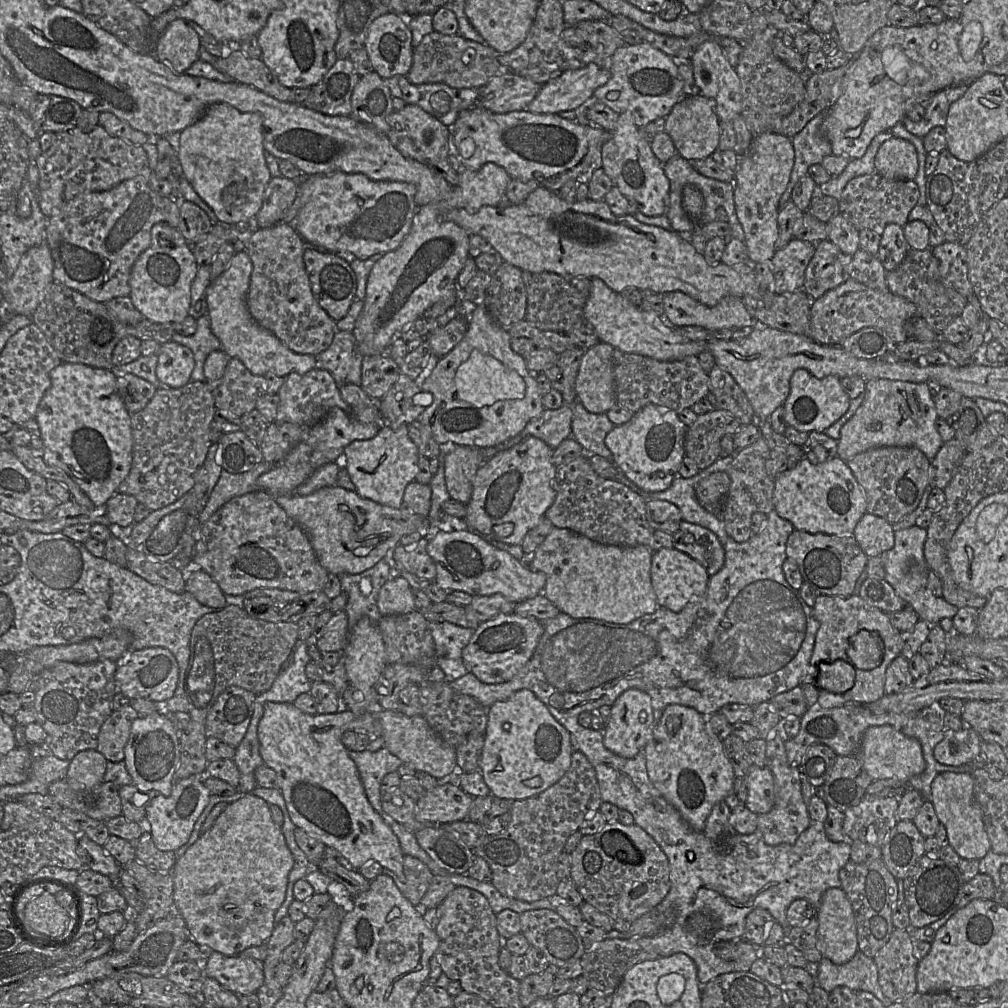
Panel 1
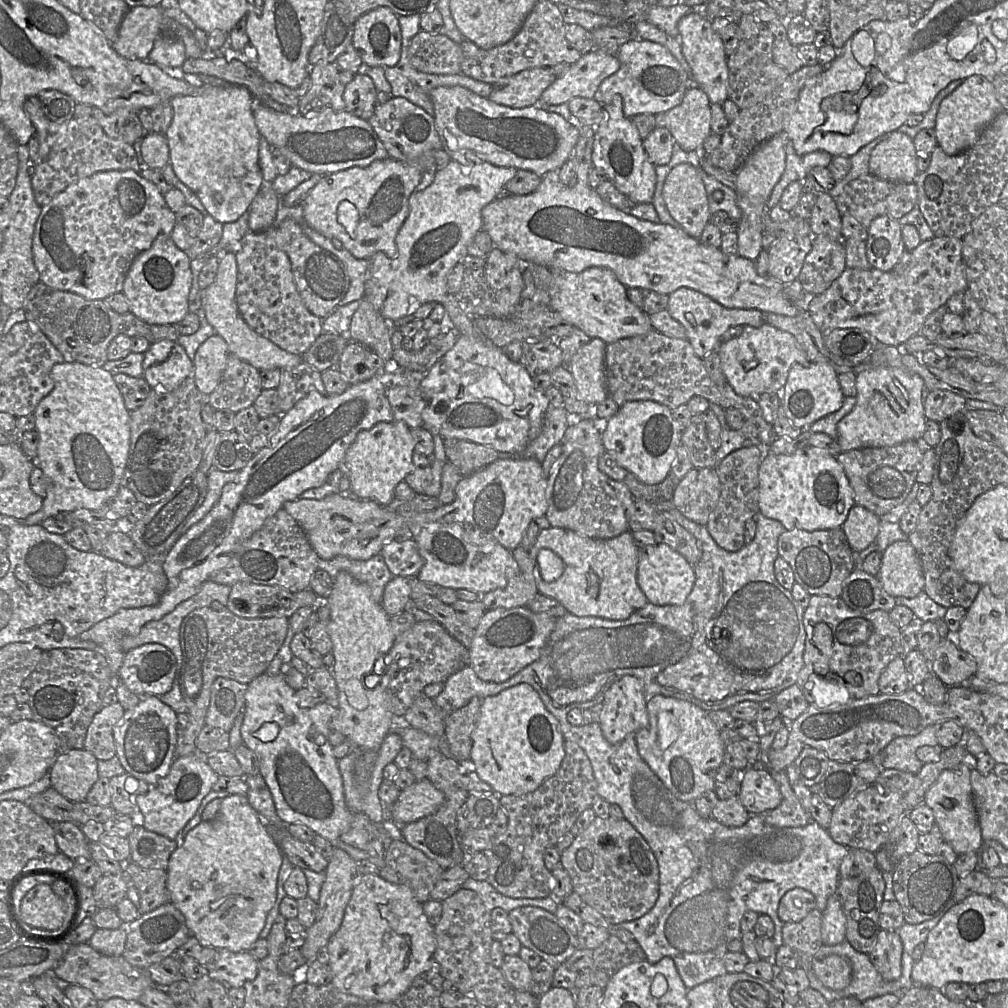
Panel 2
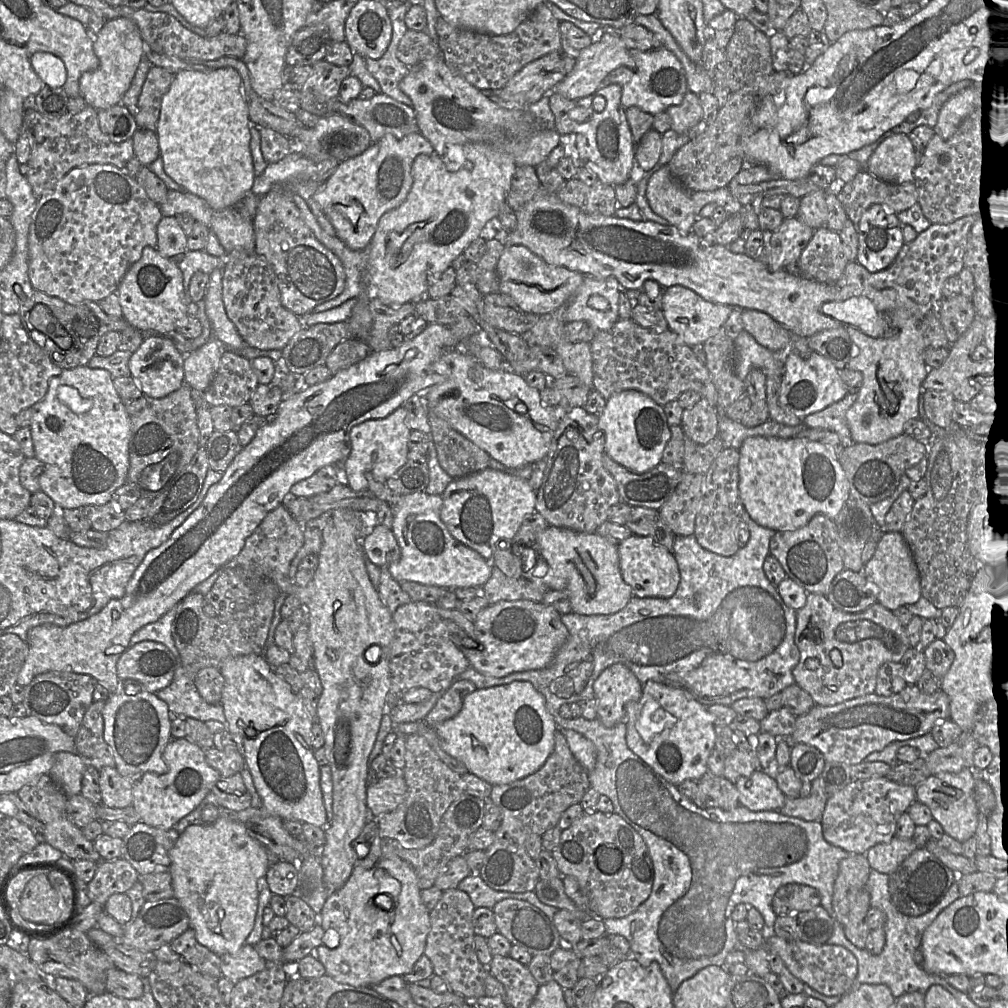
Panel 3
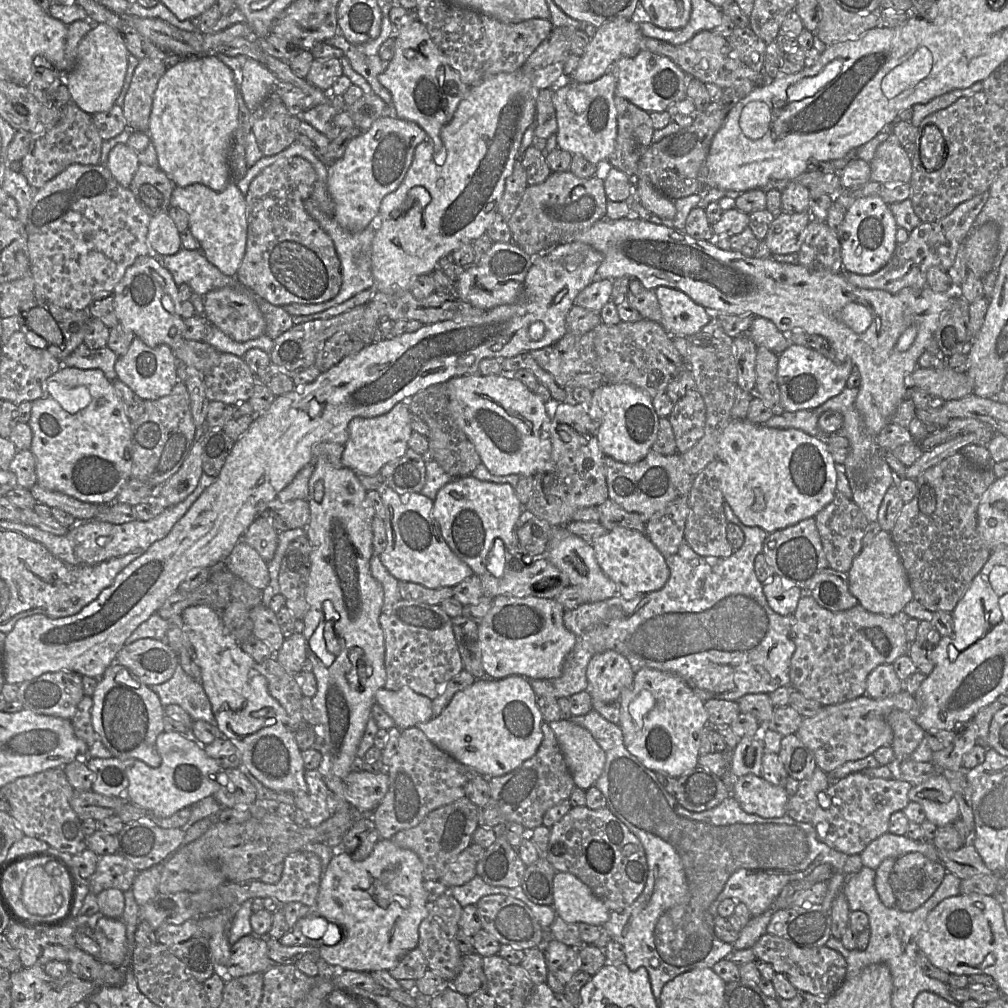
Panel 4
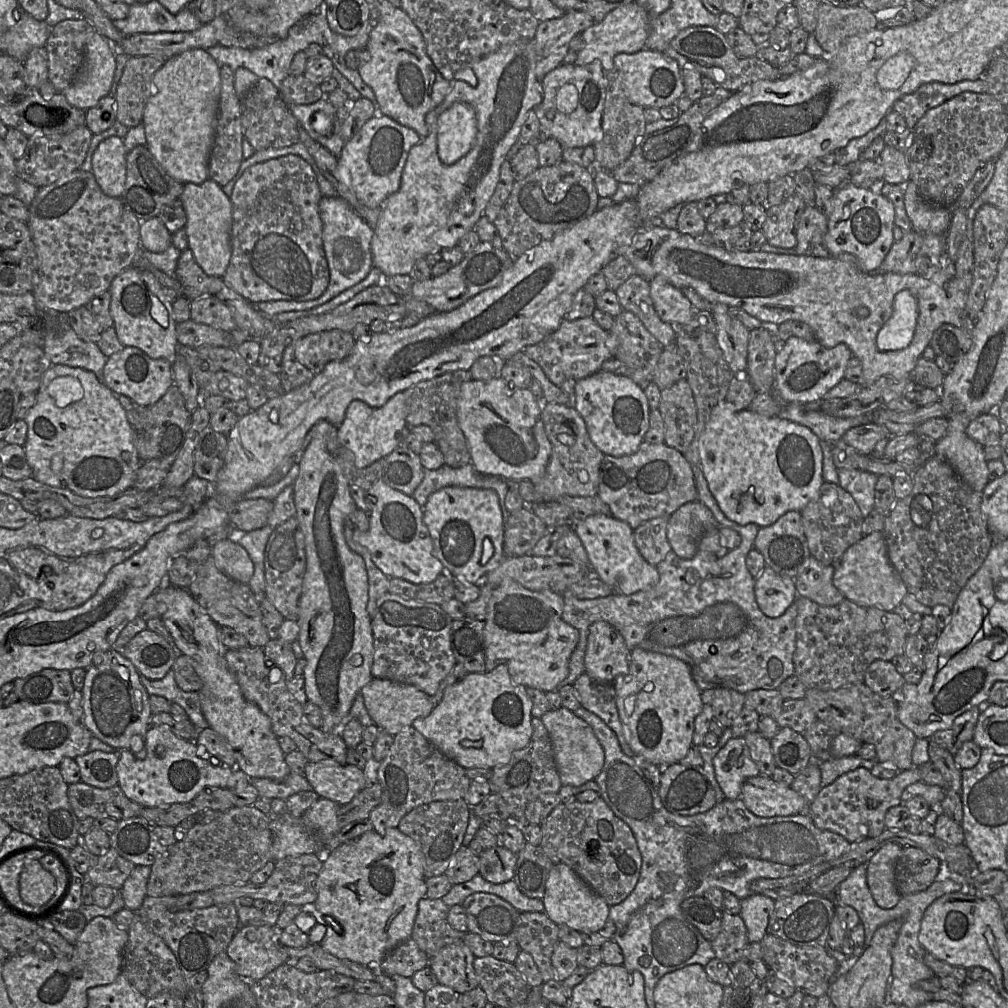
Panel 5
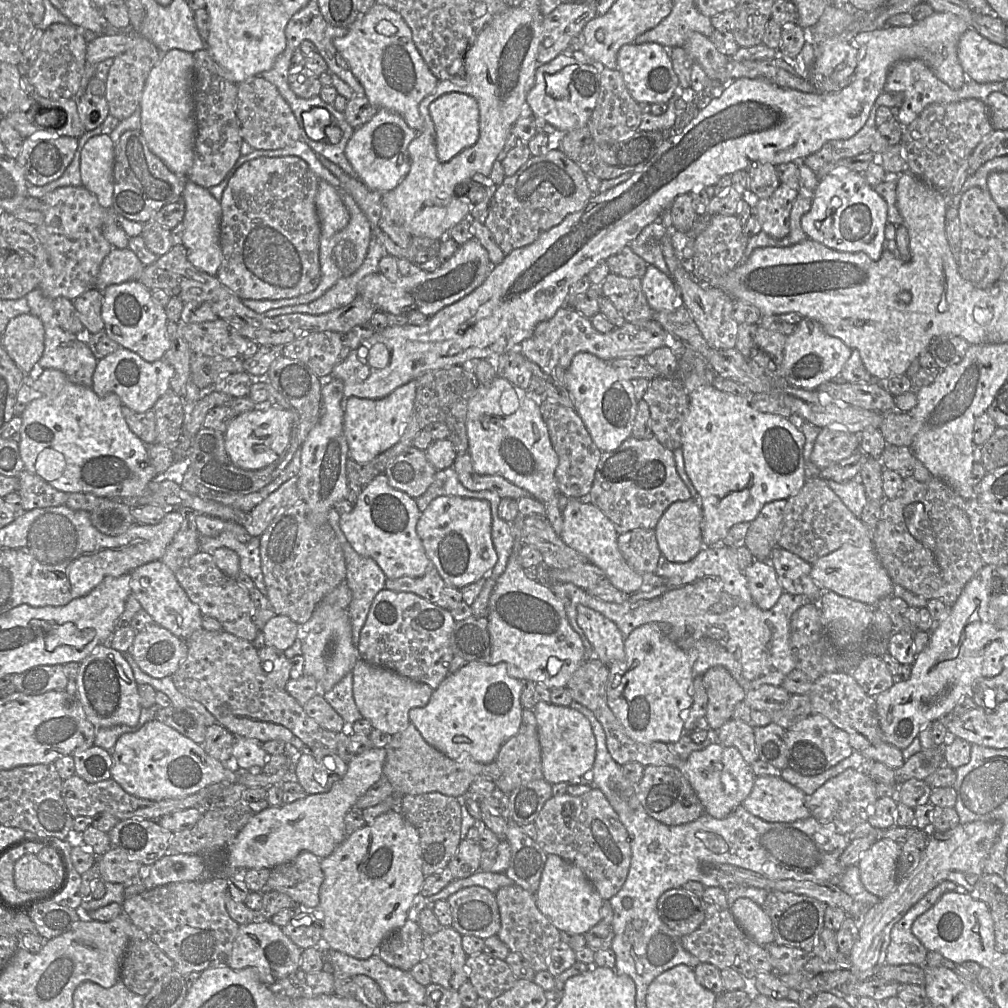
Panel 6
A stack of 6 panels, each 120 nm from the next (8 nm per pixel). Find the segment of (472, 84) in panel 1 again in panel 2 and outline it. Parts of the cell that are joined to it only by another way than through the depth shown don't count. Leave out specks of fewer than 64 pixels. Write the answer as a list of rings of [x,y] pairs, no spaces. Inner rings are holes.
[[[420,30],[409,46],[410,63],[427,74],[461,74],[460,45],[444,34]]]

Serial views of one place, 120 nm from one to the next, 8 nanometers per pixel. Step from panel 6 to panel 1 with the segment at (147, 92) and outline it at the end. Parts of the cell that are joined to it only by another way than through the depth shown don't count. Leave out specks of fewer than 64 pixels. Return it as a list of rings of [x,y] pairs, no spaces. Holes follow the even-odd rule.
[[[217,103],[209,106],[199,120],[180,133],[178,156],[183,175],[223,224],[248,224],[262,207],[264,193],[272,179],[265,160],[262,122],[259,113],[243,113],[229,104]]]

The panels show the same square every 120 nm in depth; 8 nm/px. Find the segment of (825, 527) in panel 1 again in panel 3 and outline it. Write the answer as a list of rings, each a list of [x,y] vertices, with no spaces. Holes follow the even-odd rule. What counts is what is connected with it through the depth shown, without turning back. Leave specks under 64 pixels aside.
[[[755,436],[745,439],[740,446],[739,454],[739,494],[742,504],[746,512],[750,515],[753,521],[760,526],[772,529],[774,531],[796,530],[805,526],[815,515],[822,514],[831,520],[835,520],[840,511],[849,503],[850,485],[846,474],[840,465],[838,458],[833,456],[830,451],[820,441],[811,441],[804,438],[773,438]]]

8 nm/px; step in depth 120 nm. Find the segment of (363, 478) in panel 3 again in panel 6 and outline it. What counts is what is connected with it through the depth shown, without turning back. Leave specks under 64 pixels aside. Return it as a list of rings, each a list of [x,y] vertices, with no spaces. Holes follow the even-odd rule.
[[[411,380],[382,399],[367,399],[355,396],[347,399],[343,431],[350,458],[358,463],[368,463],[399,442],[412,415],[416,387],[417,380]]]

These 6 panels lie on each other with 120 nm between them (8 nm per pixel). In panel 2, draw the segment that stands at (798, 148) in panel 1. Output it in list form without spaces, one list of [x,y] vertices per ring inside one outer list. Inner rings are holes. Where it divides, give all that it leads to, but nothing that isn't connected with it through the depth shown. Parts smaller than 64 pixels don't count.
[[[789,141],[786,144],[786,166],[783,175],[775,185],[767,202],[767,207],[779,206],[780,198],[786,187],[794,181],[807,177],[809,171],[817,166],[827,167],[832,155],[825,151],[814,151],[798,155]]]

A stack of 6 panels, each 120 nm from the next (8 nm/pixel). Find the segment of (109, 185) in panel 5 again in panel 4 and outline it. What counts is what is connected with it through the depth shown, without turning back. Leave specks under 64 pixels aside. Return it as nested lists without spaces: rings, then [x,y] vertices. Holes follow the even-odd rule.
[[[127,144],[114,146],[106,163],[106,167],[112,176],[124,188],[129,188],[139,165],[136,152]]]

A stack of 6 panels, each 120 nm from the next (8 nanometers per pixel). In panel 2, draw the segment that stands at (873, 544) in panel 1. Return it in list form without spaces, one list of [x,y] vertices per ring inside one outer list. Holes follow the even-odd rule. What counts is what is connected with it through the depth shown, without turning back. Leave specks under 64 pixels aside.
[[[854,505],[842,525],[842,530],[853,550],[861,552],[875,542],[881,518],[868,509]]]

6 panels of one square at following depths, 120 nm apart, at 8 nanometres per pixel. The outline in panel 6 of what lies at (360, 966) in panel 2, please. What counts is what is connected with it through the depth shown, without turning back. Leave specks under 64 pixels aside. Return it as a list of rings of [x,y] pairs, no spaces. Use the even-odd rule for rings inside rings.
[[[398,808],[378,816],[372,824],[365,825],[350,836],[347,836],[345,841],[329,856],[321,859],[320,864],[324,874],[324,880],[320,887],[320,903],[315,909],[320,910],[323,913],[323,920],[321,920],[323,923],[323,934],[316,946],[321,947],[321,950],[322,948],[331,948],[357,959],[367,959],[371,957],[386,938],[405,924],[408,919],[408,911],[416,896],[420,894],[426,878],[422,872],[422,858],[418,831],[405,819]]]

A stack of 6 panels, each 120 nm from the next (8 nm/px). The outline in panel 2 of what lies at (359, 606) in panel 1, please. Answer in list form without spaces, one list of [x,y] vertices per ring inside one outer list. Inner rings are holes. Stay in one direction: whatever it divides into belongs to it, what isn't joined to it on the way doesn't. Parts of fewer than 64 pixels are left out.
[[[380,554],[368,560],[353,560],[344,556],[324,560],[319,557],[318,567],[326,570],[332,578],[340,571],[349,573],[369,587],[372,598],[377,603],[381,603],[386,584],[395,577]]]

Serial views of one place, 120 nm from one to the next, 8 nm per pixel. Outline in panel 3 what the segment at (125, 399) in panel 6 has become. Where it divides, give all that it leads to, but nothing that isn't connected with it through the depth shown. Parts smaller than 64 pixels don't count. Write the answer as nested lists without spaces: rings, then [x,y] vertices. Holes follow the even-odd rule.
[[[144,334],[140,347],[129,360],[130,376],[138,384],[146,397],[161,399],[178,390],[185,384],[184,359],[174,344],[159,335]]]

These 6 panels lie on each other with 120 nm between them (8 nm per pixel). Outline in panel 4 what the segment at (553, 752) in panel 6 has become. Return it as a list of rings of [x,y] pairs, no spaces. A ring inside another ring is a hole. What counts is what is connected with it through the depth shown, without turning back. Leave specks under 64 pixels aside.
[[[571,719],[549,722],[563,752],[575,786],[587,790],[603,772],[606,754],[584,727]]]

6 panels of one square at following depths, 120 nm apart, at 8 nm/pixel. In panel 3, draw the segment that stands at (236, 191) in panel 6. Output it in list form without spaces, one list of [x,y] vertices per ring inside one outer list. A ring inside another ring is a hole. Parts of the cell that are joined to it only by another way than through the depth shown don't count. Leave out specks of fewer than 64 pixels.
[[[275,186],[260,197],[253,218],[254,251],[273,266],[278,280],[282,305],[297,316],[313,312],[314,308],[340,295],[346,274],[340,259],[325,247],[302,219],[293,194],[284,186]]]

